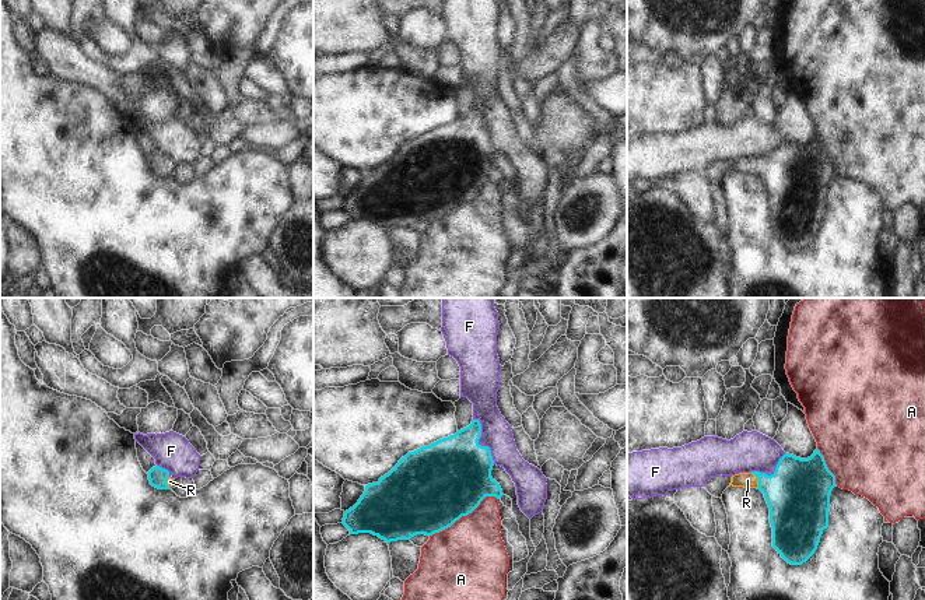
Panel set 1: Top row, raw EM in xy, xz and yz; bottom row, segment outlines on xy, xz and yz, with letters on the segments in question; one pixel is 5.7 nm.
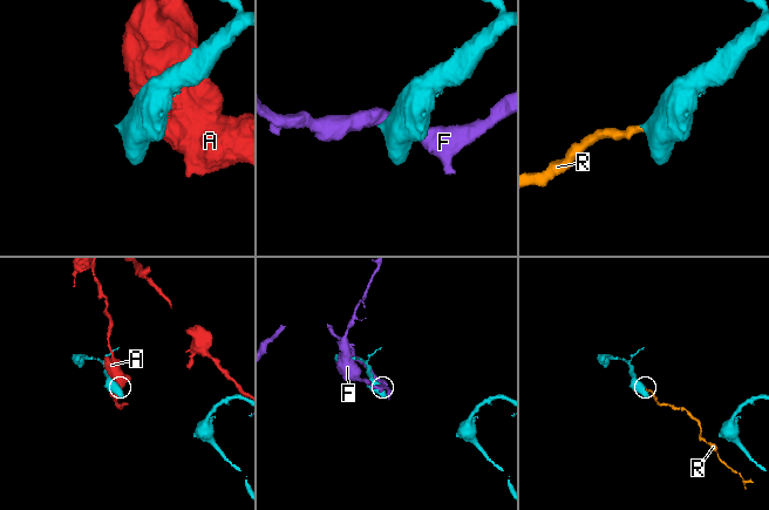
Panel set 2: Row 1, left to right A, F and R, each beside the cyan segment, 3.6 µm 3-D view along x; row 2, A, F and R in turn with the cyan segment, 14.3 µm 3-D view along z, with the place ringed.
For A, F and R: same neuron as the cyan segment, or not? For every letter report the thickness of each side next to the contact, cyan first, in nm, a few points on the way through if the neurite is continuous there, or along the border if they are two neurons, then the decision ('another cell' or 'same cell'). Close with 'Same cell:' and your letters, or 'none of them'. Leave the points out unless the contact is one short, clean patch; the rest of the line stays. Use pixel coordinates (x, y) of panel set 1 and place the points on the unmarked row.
A: calibres 480 and 420 nm; another cell
F: calibres 440 and 180 nm; border xz (473, 105), (480, 111), (479, 129), (489, 134), (494, 150); another cell
R: calibres 360 and 90 nm; way yz (798, 181), (780, 176), (759, 167), (747, 167); same cell
Same cell: R

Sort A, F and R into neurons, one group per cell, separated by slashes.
A / F / R

